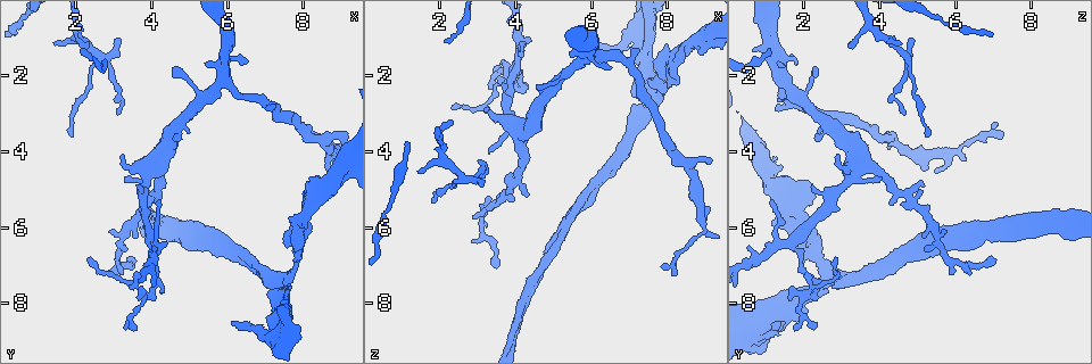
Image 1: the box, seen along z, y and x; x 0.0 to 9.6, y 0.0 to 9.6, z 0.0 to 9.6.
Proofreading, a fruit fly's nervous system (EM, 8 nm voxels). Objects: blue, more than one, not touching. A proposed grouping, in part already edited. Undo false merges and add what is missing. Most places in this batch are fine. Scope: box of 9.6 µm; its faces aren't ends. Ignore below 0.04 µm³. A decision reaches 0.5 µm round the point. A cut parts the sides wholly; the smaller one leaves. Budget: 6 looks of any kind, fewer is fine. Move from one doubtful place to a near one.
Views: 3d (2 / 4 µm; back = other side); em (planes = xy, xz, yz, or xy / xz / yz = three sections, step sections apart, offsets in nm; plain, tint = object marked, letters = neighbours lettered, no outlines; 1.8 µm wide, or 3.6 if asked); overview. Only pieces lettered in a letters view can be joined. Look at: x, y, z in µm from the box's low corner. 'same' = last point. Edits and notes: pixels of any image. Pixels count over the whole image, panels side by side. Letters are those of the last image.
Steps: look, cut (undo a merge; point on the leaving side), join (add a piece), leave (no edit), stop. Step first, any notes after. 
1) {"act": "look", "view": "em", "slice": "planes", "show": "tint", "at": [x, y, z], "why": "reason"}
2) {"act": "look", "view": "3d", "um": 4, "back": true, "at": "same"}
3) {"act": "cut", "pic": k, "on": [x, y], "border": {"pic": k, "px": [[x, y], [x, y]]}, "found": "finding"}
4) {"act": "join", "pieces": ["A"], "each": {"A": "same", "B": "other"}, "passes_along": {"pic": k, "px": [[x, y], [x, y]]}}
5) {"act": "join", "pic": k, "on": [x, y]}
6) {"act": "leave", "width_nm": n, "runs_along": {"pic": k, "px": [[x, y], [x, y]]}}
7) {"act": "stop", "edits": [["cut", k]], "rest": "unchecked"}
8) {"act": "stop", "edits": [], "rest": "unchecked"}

{"act": "look", "view": "em", "slice": "yz", "step": 8, "show": "tint", "at": [3.95, 6.40, 1.85]}

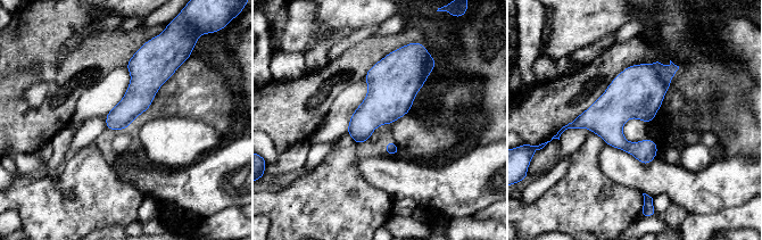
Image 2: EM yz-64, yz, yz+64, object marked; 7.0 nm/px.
{"act": "look", "view": "em", "slice": "xz", "step": 16, "show": "tint", "at": "same", "why": "cut it another way"}

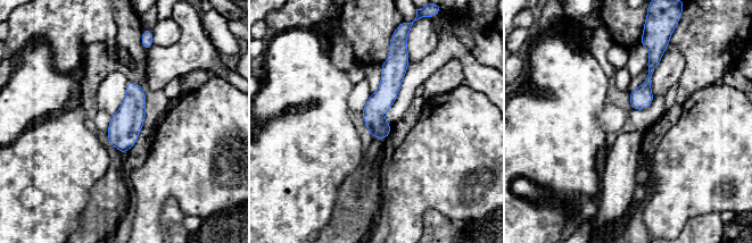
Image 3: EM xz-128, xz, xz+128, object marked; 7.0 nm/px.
{"act": "look", "view": "em", "slice": "xz", "step": 16, "show": "letters", "at": "same"}

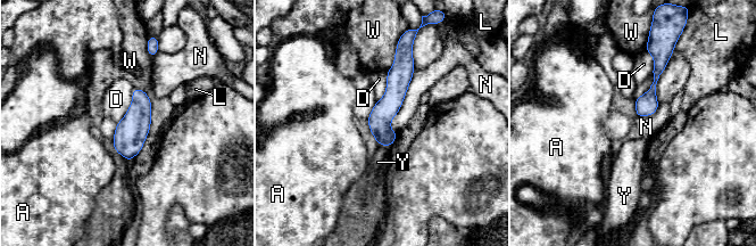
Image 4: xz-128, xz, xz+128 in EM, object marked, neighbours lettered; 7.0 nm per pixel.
{"act": "leave", "width_nm": 50, "each": {"A": "other", "D": "other", "L": "other", "N": "other", "W": "other", "Y": "other"}, "border": {"pic": 4, "px": [[415, 70], [390, 124], [393, 132]]}, "found": "continuous, no second cell"}

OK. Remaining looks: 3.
{"act": "look", "view": "em", "slice": "planes", "show": "letters", "at": [3.50, 6.90, 7.05], "why": "branch stops here"}

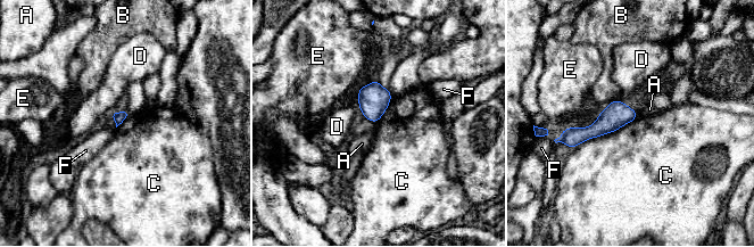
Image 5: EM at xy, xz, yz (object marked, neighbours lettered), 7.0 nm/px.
{"act": "leave", "width_nm": 80, "each": {"A": "other", "B": "other", "C": "other", "D": "other", "E": "other", "F": "other"}, "runs_along": {"pic": 5, "px": [[634, 114], [566, 132]]}, "found": "none of them fits"}

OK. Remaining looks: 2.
{"act": "look", "view": "em", "slice": "planes", "show": "letters", "at": [3.05, 1.00, 4.95], "why": "branch stops here"}

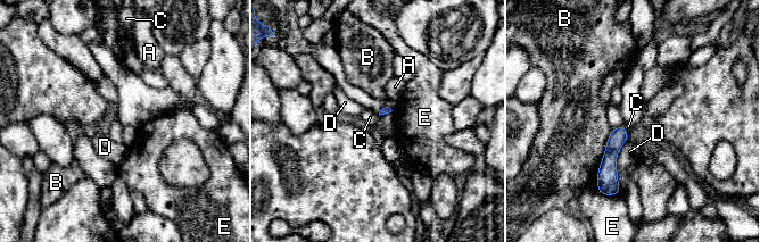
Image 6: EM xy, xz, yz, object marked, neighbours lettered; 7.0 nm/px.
{"act": "leave", "each": {"A": "other", "B": "other", "C": "other", "D": "other", "E": "other"}, "runs_along": {"pic": 6, "px": [[621, 128], [610, 155], [616, 189]]}, "found": "no lettered piece goes on from it"}

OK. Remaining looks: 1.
{"act": "stop", "edits": [], "rest": "unchecked"}

